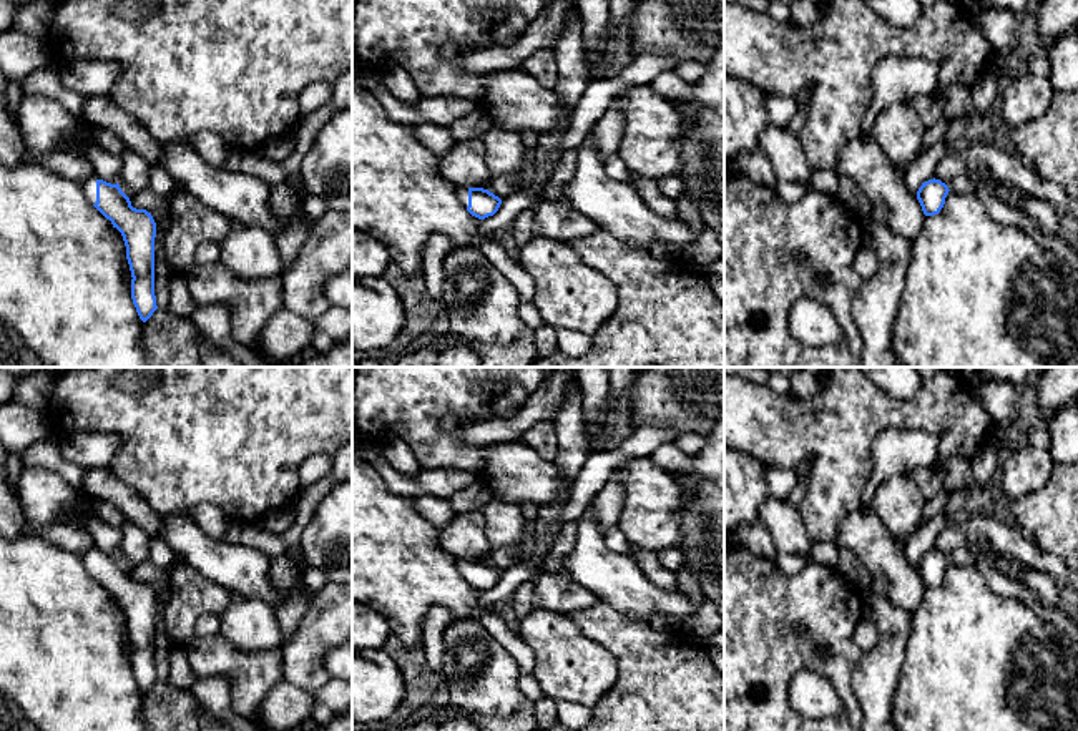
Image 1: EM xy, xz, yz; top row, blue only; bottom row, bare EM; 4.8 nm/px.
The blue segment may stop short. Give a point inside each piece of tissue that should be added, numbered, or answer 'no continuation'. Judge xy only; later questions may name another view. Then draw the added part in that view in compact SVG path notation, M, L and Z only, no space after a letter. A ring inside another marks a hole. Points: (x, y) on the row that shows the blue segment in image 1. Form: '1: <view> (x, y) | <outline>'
1: xy (88, 185) | M96 176L88 178L81 183L86 198L95 204L96 203Z

